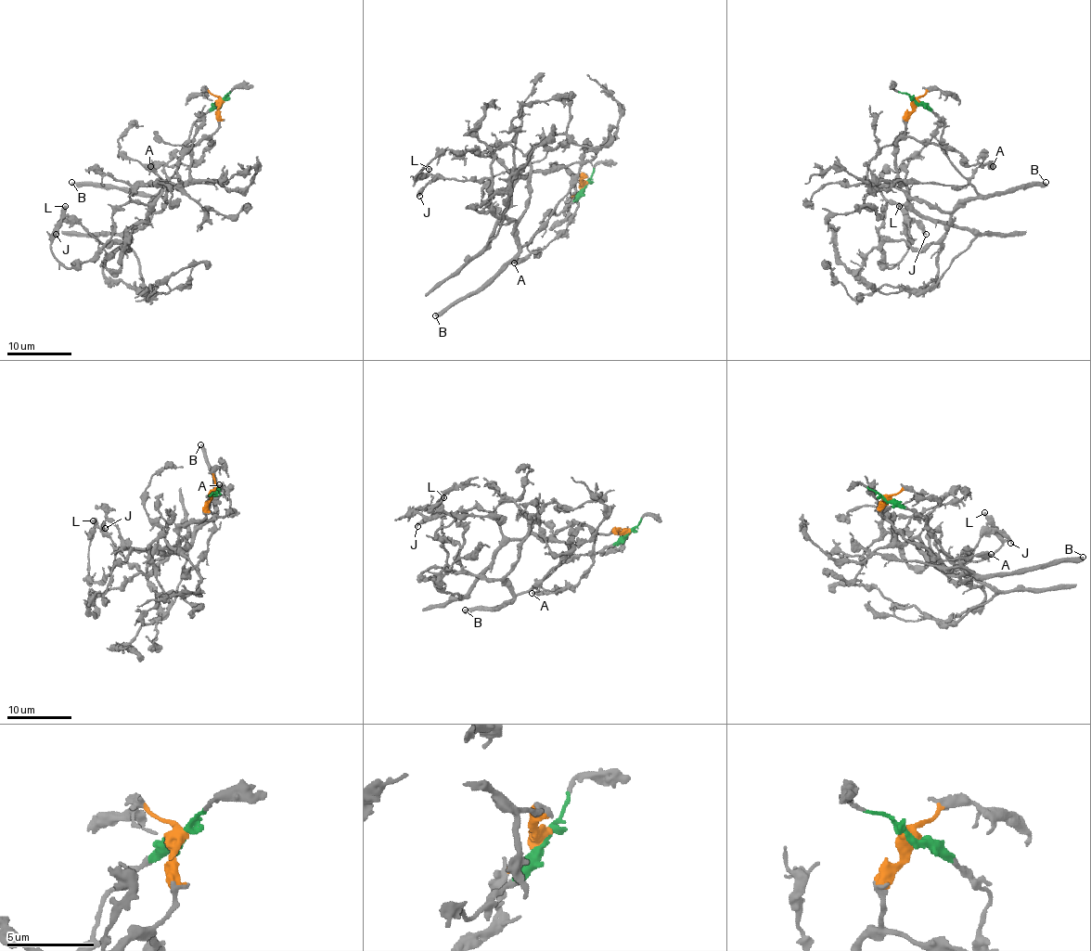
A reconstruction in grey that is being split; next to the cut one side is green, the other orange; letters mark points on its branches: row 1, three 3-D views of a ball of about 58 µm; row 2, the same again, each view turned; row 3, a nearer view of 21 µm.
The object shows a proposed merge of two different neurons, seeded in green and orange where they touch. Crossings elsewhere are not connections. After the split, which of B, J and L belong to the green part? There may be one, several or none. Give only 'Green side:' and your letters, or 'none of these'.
Green side: B, J

